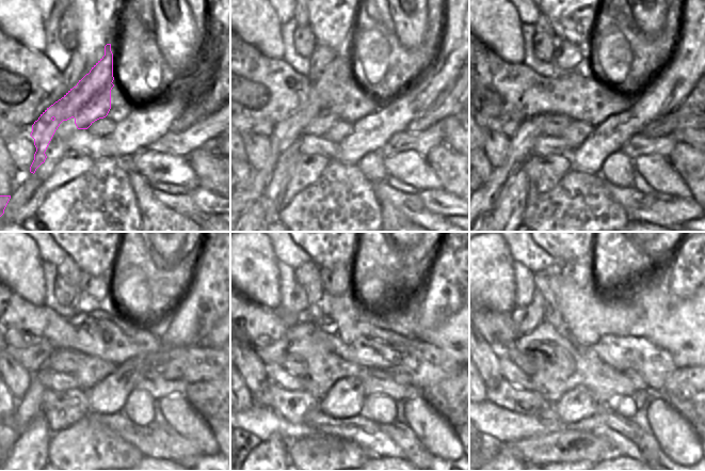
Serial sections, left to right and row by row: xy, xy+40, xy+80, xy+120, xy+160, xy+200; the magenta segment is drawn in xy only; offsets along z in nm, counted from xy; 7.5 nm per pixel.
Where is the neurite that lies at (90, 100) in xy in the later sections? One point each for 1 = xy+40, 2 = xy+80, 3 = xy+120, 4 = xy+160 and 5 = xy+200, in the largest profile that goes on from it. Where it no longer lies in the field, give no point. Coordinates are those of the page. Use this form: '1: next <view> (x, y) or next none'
1: next xy+40 (315, 118)
2: next xy+80 (531, 128)
3: next xy+120 (29, 407)
4: next xy+160 (252, 441)
5: next xy+200 (492, 445)

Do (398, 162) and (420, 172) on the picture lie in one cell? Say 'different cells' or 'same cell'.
same cell

